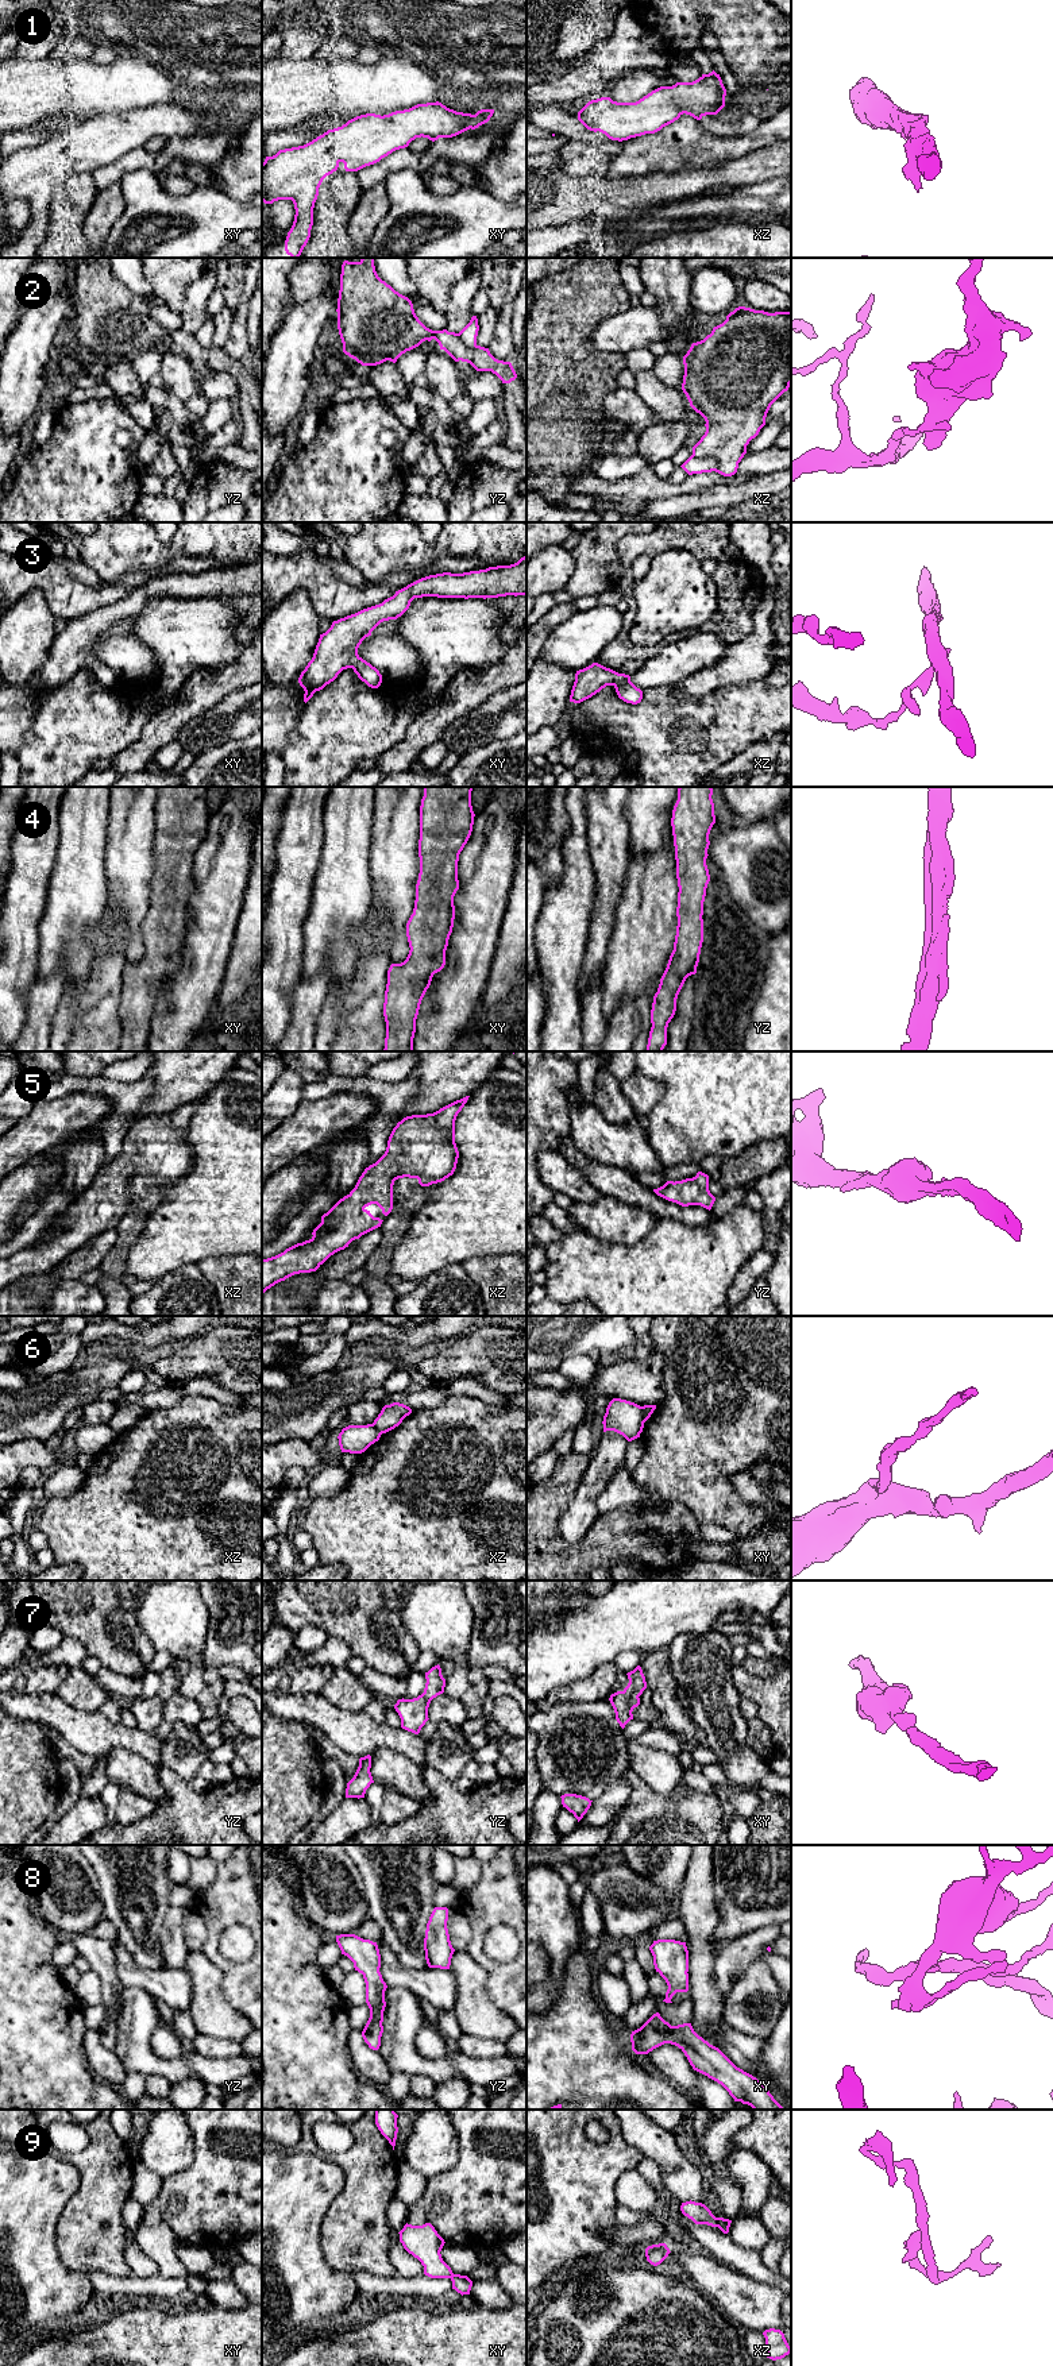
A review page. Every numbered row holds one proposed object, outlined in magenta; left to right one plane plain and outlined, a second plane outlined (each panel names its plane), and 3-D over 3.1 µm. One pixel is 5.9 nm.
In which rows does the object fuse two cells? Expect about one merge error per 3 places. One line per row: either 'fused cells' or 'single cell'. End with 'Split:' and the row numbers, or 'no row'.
1: single cell
2: fused cells
3: fused cells
4: single cell
5: single cell
6: fused cells
7: single cell
8: single cell
9: fused cells
Split: 2, 3, 6, 9

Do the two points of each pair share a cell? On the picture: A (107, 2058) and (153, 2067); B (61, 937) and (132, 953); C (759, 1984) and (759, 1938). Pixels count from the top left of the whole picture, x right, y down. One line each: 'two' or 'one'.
A: two
B: two
C: two

